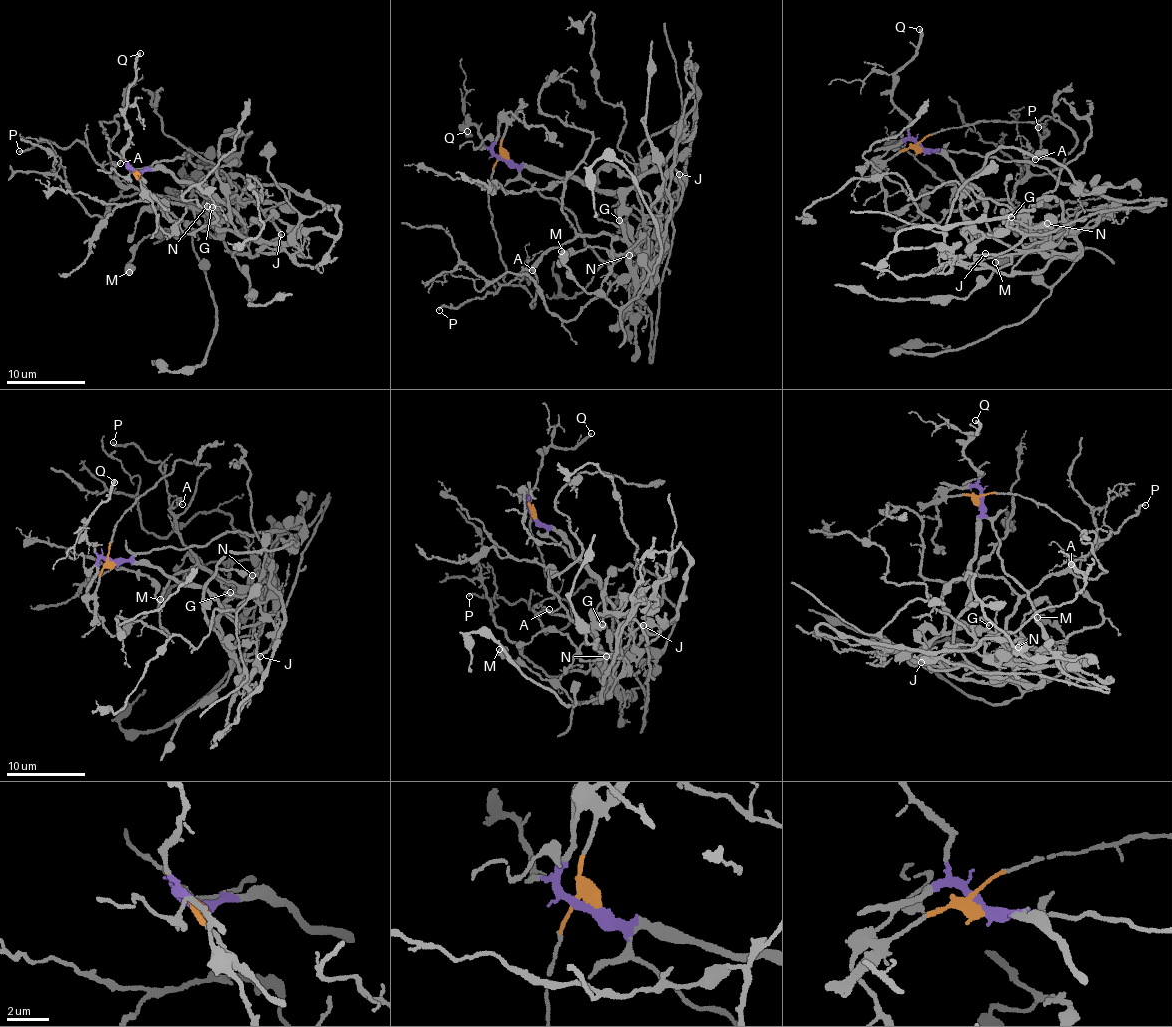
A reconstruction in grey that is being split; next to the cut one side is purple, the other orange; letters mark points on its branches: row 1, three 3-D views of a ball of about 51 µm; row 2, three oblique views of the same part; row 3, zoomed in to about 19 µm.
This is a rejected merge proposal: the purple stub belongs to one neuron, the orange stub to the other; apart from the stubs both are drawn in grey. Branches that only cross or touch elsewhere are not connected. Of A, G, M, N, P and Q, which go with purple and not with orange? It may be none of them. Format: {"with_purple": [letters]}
{"with_purple": ["M", "Q"]}

